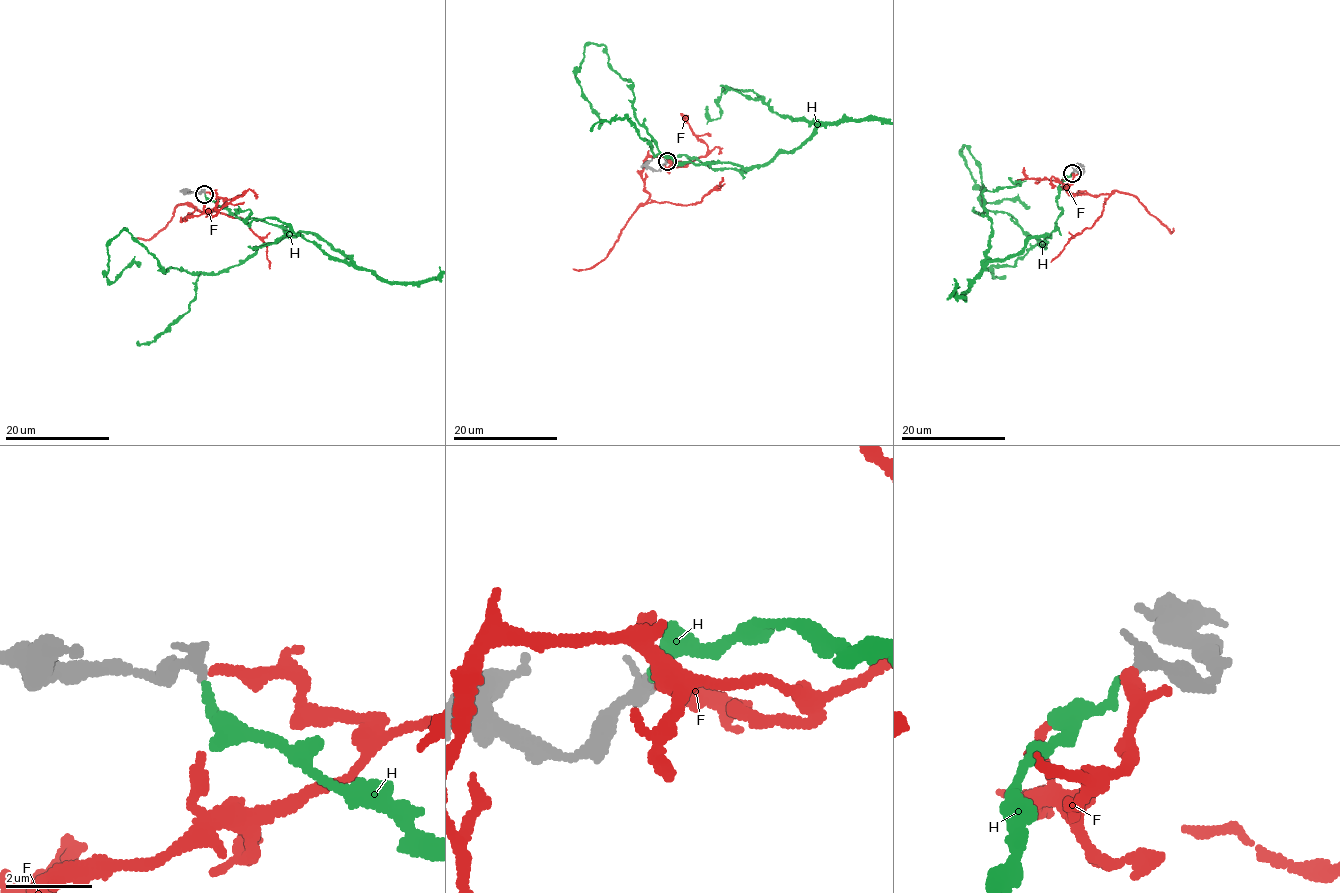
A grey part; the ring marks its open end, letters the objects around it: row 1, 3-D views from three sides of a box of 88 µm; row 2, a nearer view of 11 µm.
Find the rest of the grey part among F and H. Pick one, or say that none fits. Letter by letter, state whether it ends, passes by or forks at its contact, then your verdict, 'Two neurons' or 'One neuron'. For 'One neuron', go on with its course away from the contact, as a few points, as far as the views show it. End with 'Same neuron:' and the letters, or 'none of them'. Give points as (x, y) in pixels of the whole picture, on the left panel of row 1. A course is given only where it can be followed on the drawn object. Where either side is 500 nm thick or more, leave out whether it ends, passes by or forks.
F: It ends there. Two neurons
H: It ends there. One neuron
Same neuron: H

